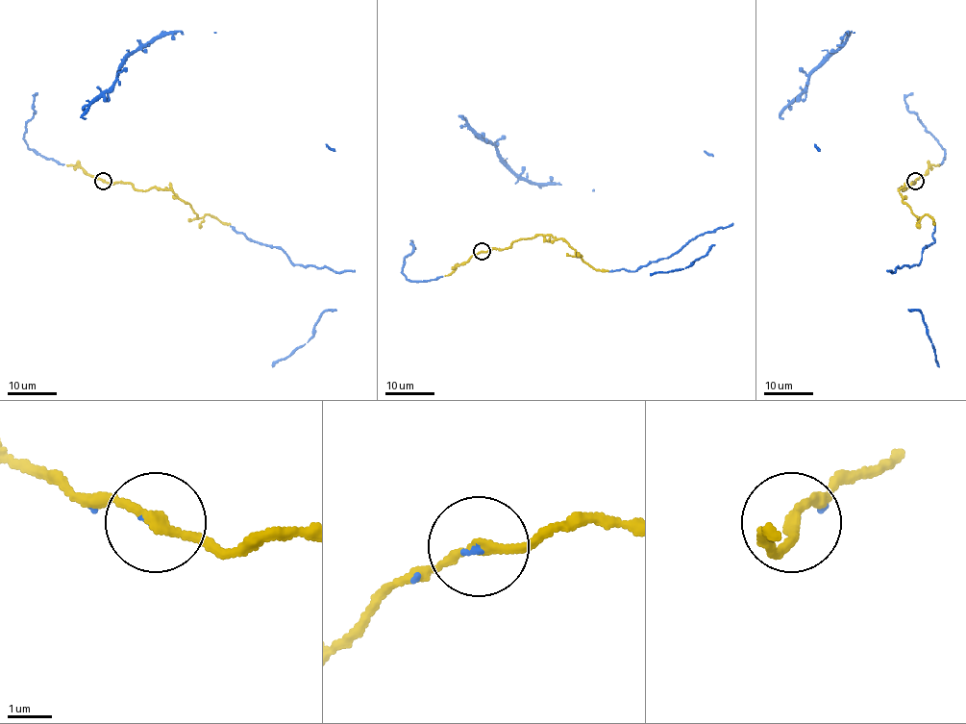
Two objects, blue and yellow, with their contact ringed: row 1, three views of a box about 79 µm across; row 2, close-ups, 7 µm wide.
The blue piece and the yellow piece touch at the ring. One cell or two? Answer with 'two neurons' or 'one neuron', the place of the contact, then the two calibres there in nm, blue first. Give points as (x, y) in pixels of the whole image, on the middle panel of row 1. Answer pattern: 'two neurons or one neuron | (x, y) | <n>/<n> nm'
one neuron | (482, 251) | 60/200 nm

